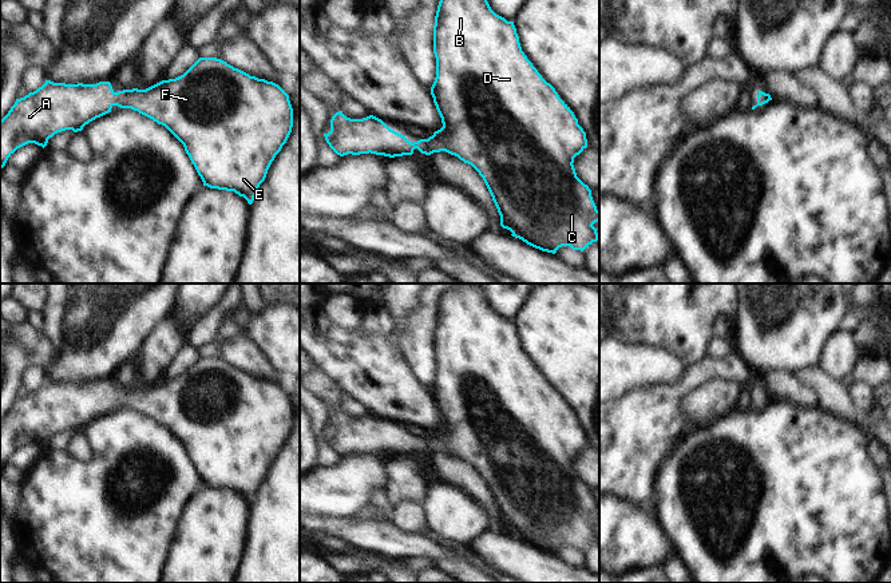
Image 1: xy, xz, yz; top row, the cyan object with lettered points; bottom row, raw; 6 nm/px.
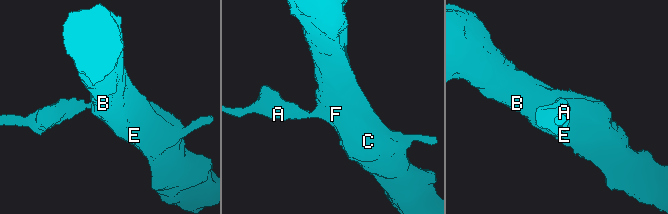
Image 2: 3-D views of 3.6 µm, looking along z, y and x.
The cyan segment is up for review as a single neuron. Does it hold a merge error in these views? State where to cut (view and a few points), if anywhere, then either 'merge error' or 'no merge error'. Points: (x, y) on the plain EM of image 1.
cut none; no merge error

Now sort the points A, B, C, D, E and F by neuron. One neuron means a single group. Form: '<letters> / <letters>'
A B C D E F

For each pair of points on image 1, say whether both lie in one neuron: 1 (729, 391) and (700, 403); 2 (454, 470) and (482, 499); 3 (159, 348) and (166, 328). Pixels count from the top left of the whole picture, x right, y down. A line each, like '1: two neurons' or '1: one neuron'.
1: one neuron
2: one neuron
3: one neuron

